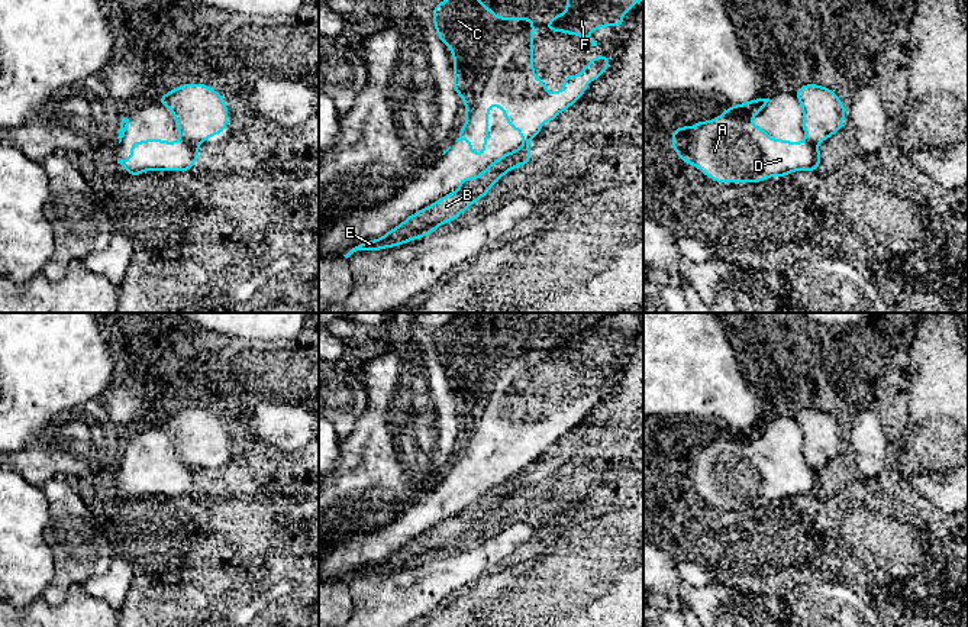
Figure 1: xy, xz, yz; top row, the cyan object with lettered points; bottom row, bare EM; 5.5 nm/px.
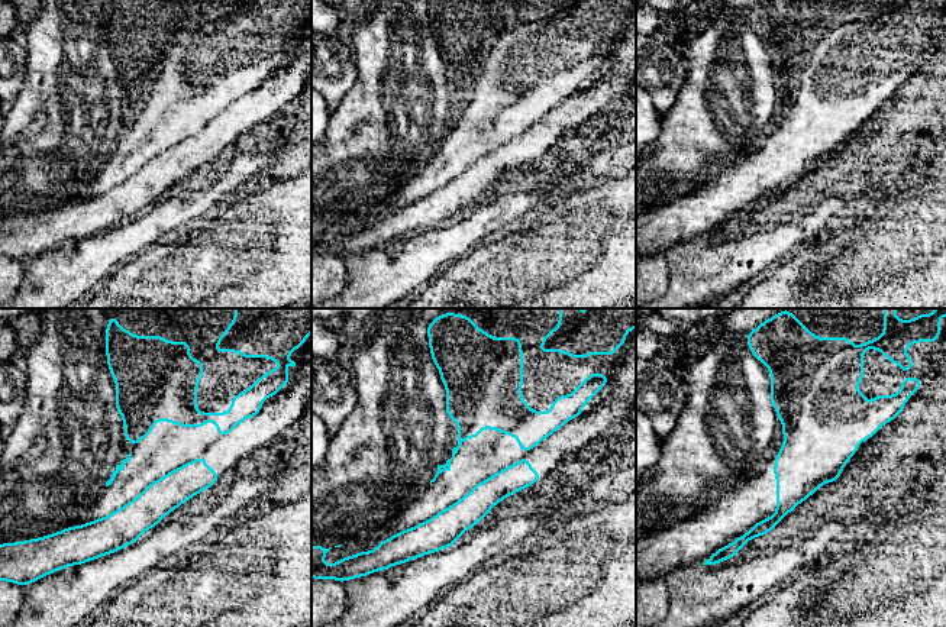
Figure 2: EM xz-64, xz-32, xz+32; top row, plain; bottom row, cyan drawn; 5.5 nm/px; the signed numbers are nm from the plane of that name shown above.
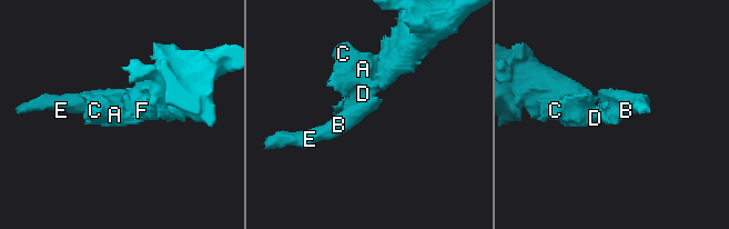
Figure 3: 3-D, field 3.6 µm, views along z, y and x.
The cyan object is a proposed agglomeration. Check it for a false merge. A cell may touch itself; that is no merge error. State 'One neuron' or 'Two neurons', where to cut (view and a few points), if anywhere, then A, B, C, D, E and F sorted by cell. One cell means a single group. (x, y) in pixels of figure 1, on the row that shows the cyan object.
Two neurons. Split along xy (184, 139), (197, 144). Groups: A C D F / B E

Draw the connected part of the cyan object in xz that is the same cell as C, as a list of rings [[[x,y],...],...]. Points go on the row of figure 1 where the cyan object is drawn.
[[[445,0],[433,7],[433,22],[438,38],[454,55],[454,90],[465,100],[467,122],[455,142],[468,139],[472,155],[485,155],[491,104],[504,111],[507,125],[519,130],[523,145],[527,145],[541,133],[545,122],[552,122],[562,110],[575,104],[587,91],[587,83],[596,81],[610,67],[610,61],[600,54],[590,59],[580,75],[565,75],[559,93],[549,93],[545,81],[535,77],[535,25],[530,17],[498,17],[481,0]]]

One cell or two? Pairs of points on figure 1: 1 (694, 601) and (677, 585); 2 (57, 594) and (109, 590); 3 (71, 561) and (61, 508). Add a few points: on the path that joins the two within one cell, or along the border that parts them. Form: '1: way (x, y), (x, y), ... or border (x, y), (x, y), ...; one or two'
1: way (690, 597), (681, 590); one
2: border (109, 561), (105, 571), (81, 584); two
3: way (71, 548), (70, 522); one

